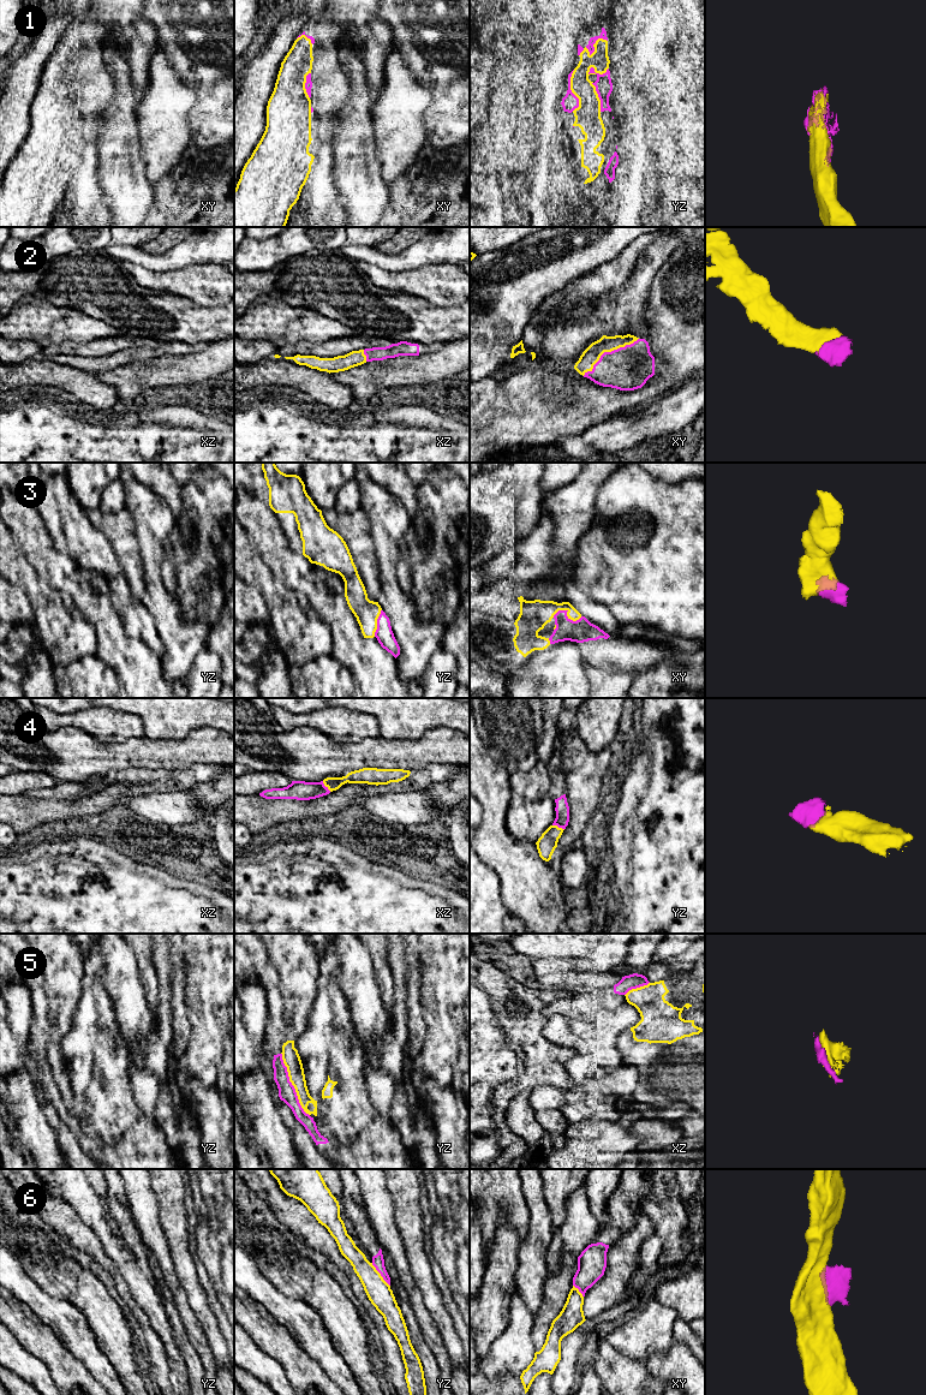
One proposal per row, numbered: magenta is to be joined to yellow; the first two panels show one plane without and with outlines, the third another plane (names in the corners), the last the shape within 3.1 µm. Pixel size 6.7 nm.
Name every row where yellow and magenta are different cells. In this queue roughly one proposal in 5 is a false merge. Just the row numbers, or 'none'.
5, 6

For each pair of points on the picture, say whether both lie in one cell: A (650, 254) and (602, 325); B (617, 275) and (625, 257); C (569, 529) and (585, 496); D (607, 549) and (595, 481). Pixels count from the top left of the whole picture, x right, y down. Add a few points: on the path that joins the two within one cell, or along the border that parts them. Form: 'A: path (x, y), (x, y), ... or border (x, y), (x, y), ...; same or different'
A: path (645, 272), (637, 290), (620, 306); same
B: path (619, 270), (625, 262); same
C: path (572, 520), (573, 508), (577, 505); same
D: border (611, 475), (599, 488), (596, 499); different

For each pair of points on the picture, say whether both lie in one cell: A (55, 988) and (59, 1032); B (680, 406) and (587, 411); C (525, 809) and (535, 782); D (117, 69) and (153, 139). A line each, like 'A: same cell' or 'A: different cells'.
A: same cell
B: different cells
C: same cell
D: different cells

